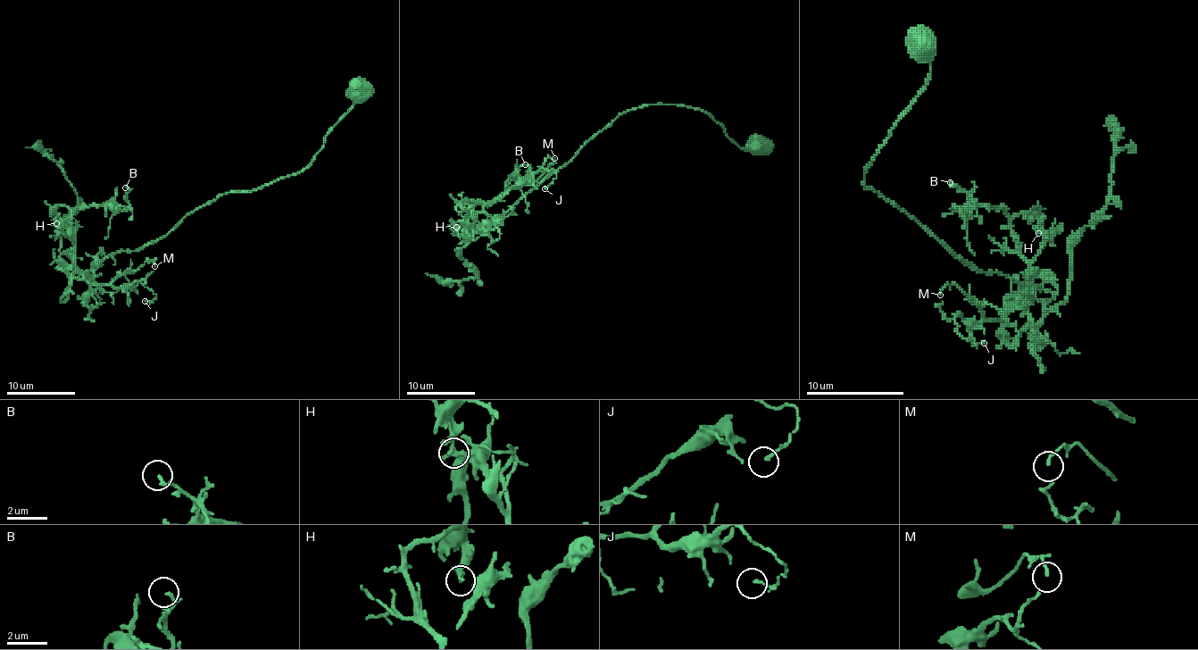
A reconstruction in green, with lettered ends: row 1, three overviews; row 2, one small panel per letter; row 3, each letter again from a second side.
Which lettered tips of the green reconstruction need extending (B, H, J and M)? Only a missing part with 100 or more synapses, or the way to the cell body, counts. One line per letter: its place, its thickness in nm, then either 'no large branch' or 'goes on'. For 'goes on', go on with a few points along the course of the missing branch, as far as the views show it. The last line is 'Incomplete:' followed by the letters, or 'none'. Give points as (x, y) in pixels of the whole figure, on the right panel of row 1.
B: (950, 182) | 170 nm | no large branch
H: (1038, 233) | 220 nm | no large branch
J: (984, 343) | 90 nm | no large branch
M: (940, 295) | 100 nm | no large branch
Incomplete: none

